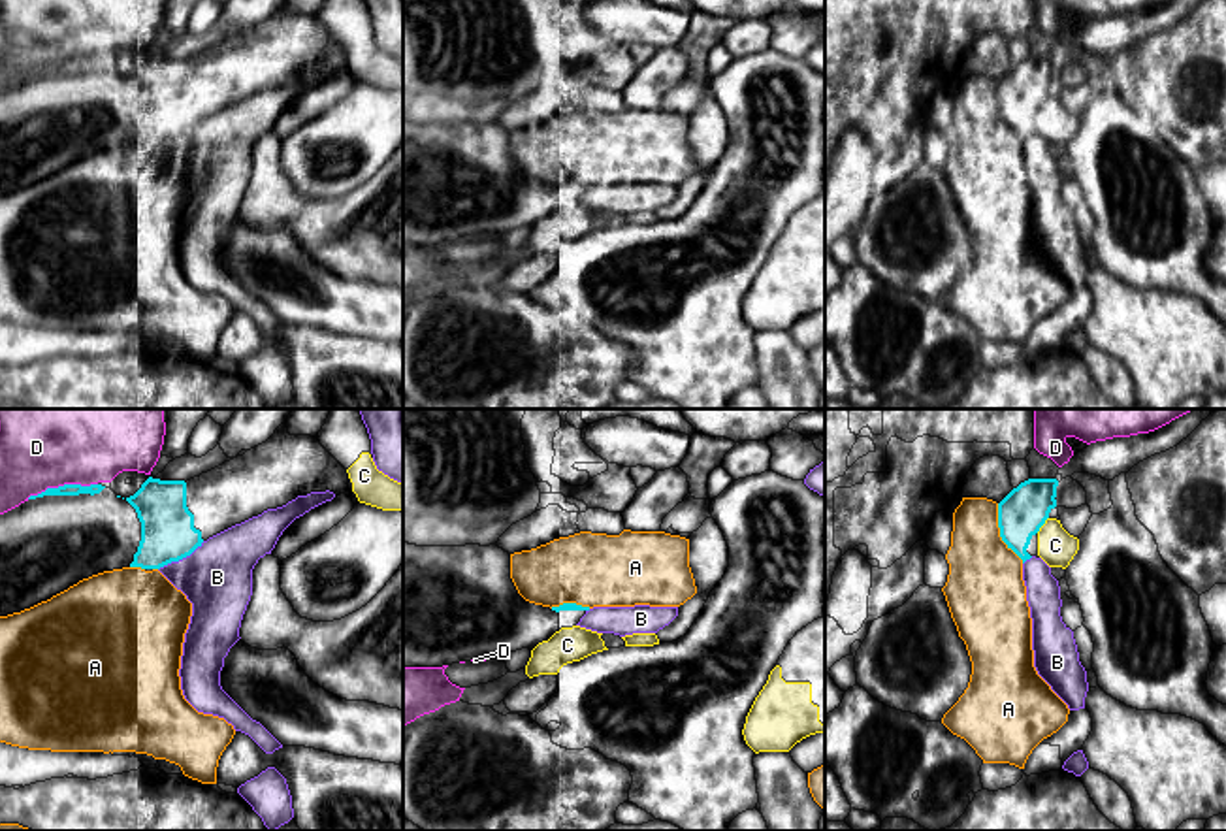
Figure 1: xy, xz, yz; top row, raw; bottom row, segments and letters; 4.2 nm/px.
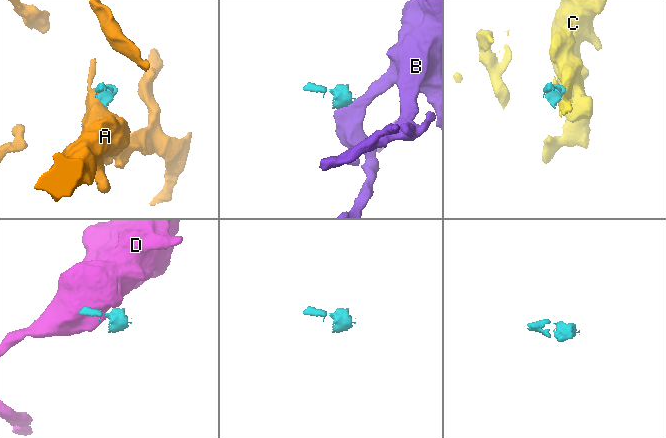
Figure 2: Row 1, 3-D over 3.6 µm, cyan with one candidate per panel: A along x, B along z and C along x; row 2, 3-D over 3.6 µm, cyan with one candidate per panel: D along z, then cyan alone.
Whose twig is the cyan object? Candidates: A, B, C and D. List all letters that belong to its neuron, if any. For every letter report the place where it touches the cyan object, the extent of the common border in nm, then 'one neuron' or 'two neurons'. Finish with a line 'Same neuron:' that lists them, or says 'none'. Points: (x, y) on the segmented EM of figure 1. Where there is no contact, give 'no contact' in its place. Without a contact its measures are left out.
A: contact yz (1000, 534); length 280 nm; two neurons
B: contact xy (181, 558); length 240 nm; two neurons
C: contact yz (1044, 522); length 90 nm; two neurons
D: contact xy (61, 487); length 320 nm; two neurons
Same neuron: none

